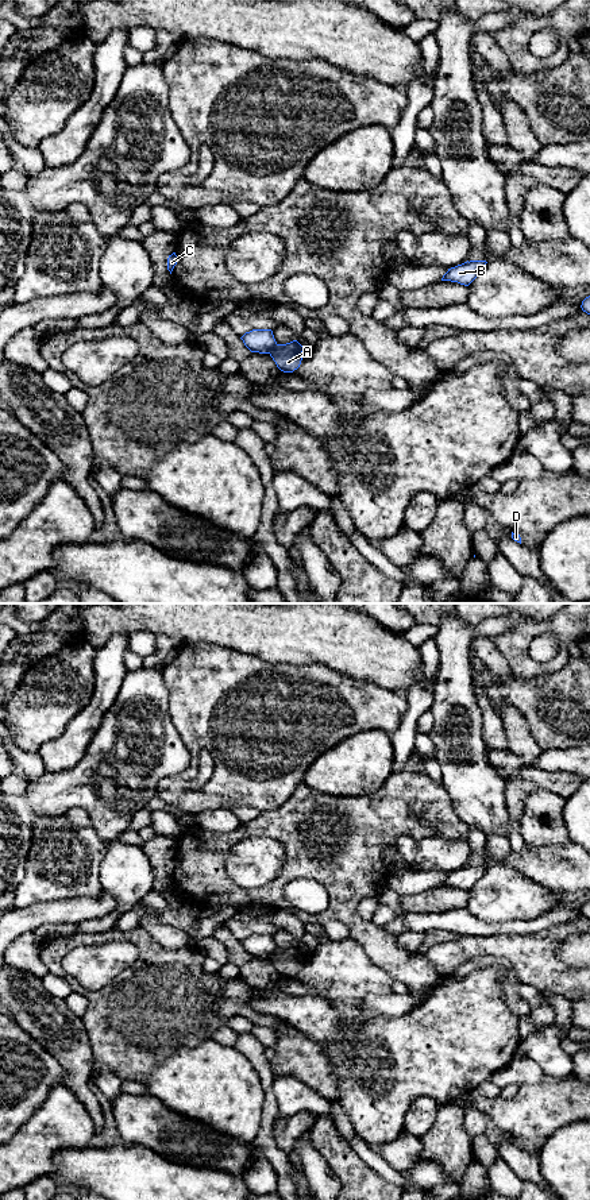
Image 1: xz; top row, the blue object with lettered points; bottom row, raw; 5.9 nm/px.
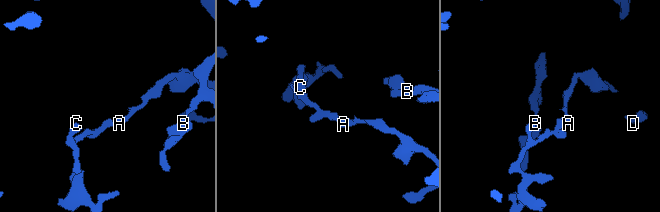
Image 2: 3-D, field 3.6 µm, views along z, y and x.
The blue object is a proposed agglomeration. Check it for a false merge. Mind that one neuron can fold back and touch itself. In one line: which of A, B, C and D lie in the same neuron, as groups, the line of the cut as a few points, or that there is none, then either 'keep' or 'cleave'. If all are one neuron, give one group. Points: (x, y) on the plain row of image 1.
groups A B D / C; cut xz (277, 949), (269, 957); cleave

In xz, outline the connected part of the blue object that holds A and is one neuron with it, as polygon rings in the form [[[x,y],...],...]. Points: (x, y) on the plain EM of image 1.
[[[293,945],[290,948],[277,949],[273,952],[270,961],[281,976],[293,977],[301,969],[302,956],[304,952],[297,945]]]

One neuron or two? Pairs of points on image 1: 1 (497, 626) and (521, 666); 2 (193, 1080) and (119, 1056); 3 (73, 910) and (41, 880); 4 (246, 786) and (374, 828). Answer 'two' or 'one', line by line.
1: two
2: two
3: two
4: two

